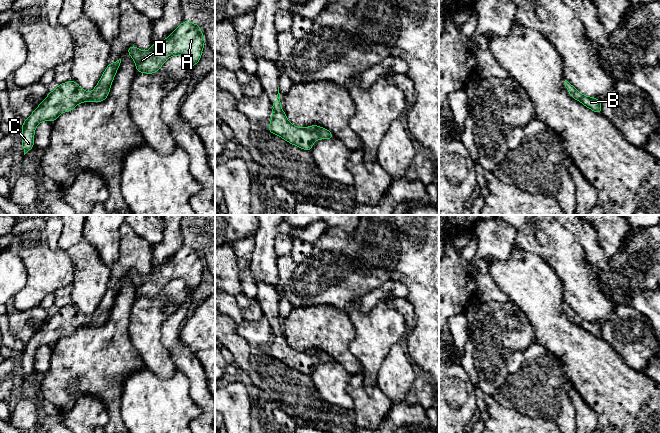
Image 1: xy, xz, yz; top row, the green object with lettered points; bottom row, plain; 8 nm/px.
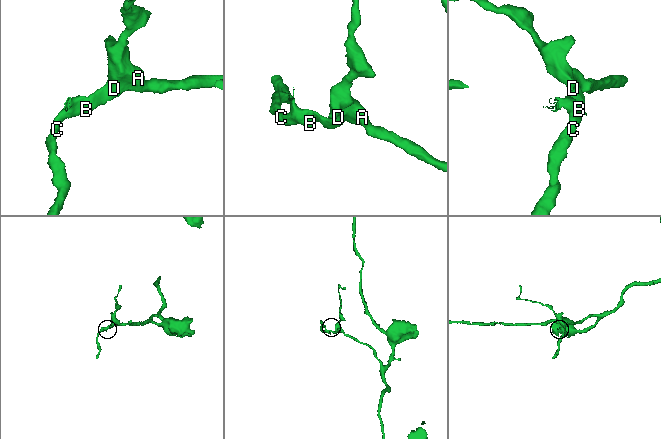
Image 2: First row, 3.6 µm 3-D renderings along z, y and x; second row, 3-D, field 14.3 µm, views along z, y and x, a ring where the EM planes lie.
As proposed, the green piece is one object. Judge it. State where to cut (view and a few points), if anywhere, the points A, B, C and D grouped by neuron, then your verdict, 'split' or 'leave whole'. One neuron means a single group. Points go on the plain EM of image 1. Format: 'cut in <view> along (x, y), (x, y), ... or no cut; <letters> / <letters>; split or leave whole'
no cut; A B C D; leave whole

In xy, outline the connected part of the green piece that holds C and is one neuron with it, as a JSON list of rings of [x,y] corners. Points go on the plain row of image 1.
[[[121,283],[117,284],[115,287],[109,287],[96,311],[90,317],[82,313],[74,304],[59,308],[55,314],[51,315],[48,320],[39,328],[39,330],[32,336],[30,341],[24,344],[24,347],[21,351],[21,362],[24,379],[34,371],[34,357],[39,347],[42,345],[54,346],[61,337],[72,335],[77,328],[88,325],[104,325],[109,319],[111,308],[114,304],[120,287]]]

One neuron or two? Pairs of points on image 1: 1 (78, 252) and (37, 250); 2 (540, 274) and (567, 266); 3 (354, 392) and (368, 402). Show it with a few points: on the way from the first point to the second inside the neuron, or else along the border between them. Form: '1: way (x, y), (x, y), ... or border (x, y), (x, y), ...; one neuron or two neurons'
1: border (65, 251), (72, 263), (74, 273); two neurons
2: border (536, 254), (557, 275), (562, 285), (562, 292); two neurons
3: way (357, 393), (365, 400); one neuron

